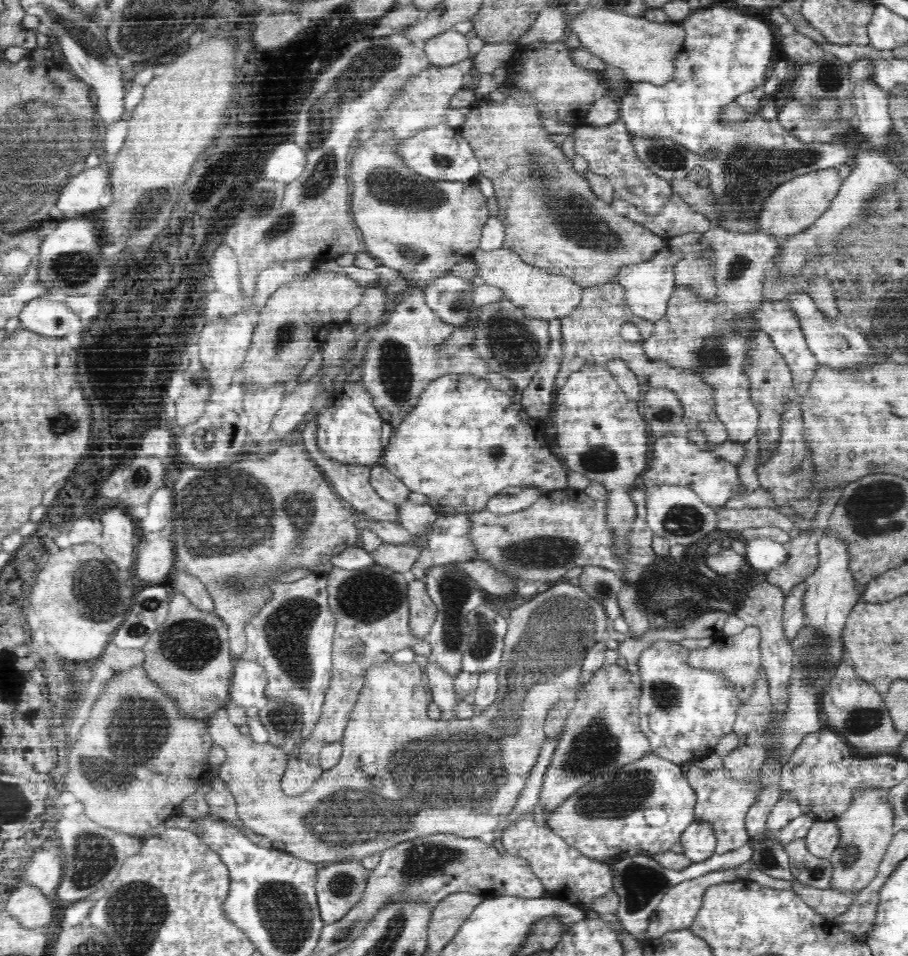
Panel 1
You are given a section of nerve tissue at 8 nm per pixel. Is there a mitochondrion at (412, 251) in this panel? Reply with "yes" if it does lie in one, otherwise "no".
yes

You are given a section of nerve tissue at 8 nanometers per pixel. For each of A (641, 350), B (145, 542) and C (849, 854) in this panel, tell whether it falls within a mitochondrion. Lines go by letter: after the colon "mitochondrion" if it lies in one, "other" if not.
A: other
B: other
C: mitochondrion

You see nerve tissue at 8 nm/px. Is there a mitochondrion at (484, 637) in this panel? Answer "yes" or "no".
yes

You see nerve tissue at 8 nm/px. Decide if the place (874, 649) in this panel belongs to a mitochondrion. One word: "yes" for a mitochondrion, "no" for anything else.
no

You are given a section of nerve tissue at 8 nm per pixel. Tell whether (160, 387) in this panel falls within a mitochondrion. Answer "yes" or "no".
no

